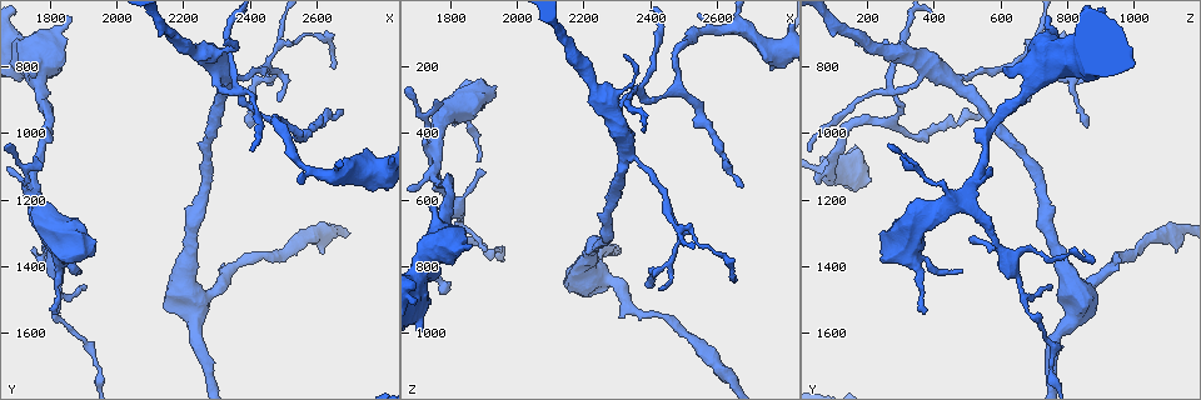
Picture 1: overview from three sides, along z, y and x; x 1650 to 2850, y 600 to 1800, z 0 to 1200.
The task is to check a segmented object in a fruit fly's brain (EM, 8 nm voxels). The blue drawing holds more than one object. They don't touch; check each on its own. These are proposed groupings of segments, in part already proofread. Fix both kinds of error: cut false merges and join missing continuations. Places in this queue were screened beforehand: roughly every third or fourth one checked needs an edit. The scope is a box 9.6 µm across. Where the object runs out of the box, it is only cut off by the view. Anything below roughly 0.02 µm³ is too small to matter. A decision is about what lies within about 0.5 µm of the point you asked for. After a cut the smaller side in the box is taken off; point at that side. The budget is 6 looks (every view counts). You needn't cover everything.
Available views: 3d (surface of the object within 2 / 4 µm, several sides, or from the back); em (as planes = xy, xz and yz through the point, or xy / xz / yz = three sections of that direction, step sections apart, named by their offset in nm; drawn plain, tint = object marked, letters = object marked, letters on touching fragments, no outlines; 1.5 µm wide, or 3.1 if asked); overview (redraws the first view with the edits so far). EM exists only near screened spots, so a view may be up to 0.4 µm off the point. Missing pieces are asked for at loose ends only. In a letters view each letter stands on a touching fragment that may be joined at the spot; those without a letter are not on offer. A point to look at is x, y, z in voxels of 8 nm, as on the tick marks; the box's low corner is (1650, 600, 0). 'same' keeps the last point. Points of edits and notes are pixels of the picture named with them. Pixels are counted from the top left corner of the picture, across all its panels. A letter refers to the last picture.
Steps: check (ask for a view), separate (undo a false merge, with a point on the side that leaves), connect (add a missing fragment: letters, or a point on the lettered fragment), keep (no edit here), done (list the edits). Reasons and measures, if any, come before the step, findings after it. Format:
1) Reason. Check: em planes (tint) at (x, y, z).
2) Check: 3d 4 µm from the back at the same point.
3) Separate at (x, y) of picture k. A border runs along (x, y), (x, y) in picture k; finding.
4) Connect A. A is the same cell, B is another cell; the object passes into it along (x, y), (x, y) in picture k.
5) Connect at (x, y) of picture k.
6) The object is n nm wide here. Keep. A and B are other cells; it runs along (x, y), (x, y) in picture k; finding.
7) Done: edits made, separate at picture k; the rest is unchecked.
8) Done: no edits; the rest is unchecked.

Free end. Check: em planes (plain) at (1800, 1550, 370).

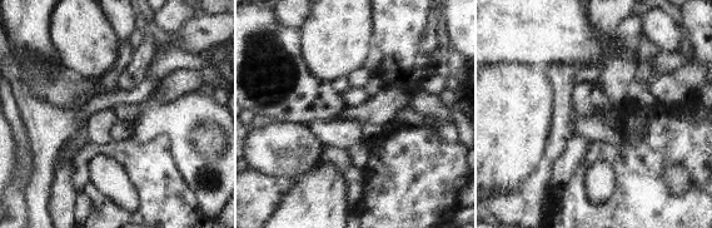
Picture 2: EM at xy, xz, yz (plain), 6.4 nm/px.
Check: em planes (tint) at the same point.

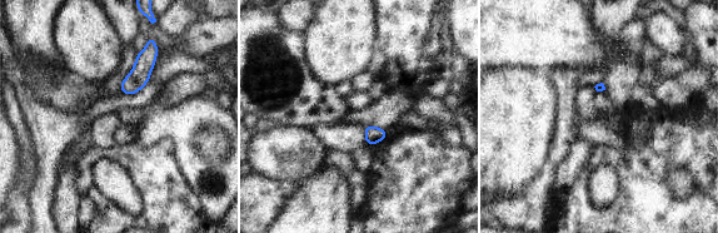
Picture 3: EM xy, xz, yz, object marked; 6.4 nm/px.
What lies round it. Check: em planes (letters) at the same point.

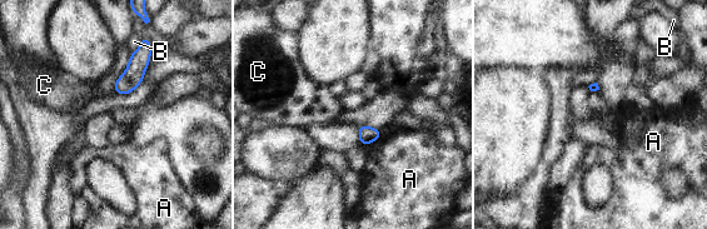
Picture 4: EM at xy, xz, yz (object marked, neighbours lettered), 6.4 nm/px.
The object is 120 nm wide here. Keep. A, B and C are other cells; a border runs along (379, 138), (364, 145) in picture 4; no lettered fragment goes on from it.

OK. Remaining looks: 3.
Calibre changes. Check: em xz step 4 (tint) at (1830, 1490, 660).

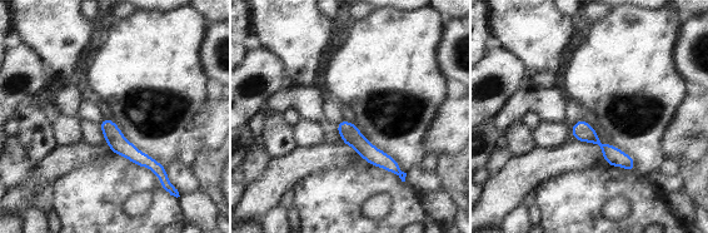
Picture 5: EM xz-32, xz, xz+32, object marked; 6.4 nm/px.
Check: em planes (tint) at the same point.

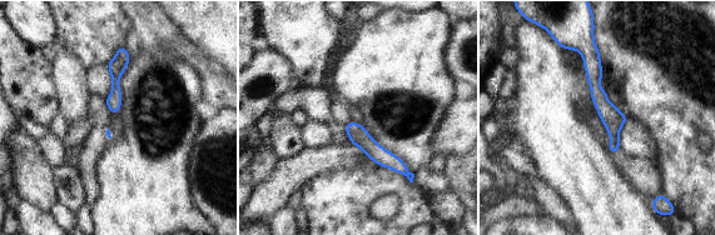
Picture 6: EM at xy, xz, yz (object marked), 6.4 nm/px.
What lies round it. Check: em planes (letters) at the same point.

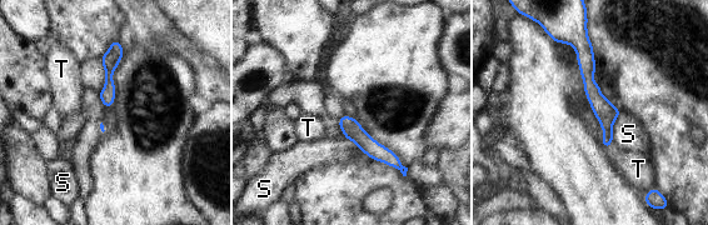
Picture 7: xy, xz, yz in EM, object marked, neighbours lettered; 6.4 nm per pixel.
The object is 100 nm wide here. Keep. S and T are other cells; a border runs along (623, 110), (613, 123), (612, 143) in picture 7; all the same cell.

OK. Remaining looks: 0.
Done: no edits; the rest is unchecked.

